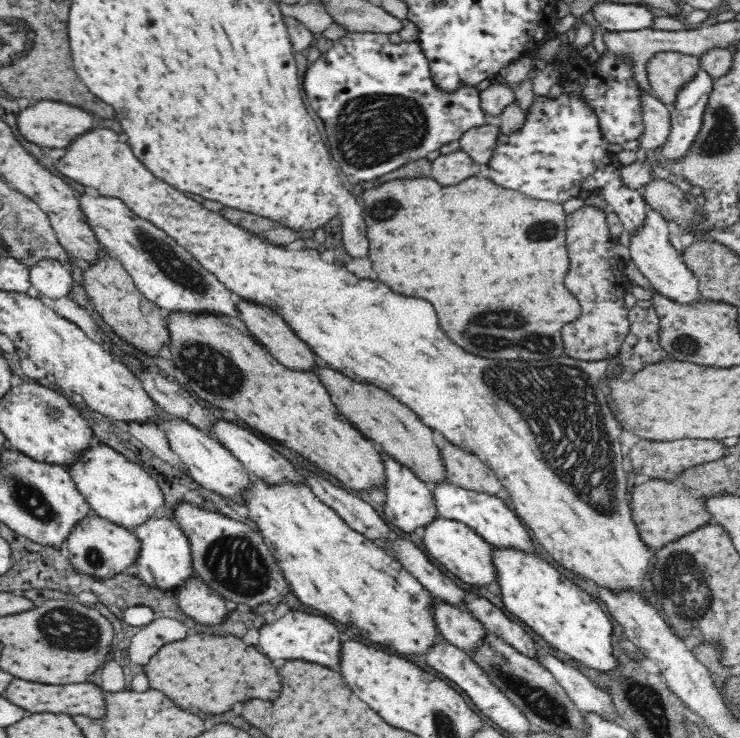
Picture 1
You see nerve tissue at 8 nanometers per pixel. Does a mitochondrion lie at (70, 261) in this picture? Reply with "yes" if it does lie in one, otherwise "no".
no

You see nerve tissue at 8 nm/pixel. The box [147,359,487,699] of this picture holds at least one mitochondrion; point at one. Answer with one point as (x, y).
(233, 562)

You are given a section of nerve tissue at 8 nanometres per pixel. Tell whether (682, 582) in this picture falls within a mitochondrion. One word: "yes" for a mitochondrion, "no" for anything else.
yes

